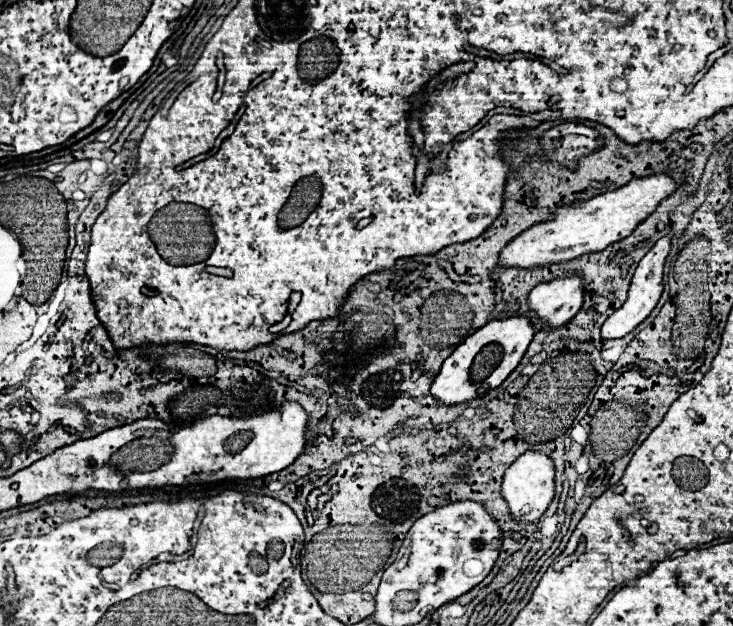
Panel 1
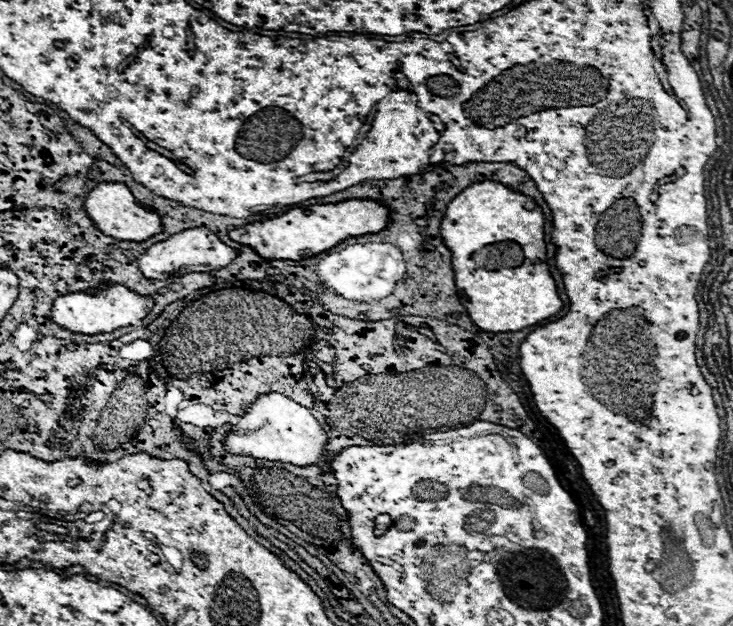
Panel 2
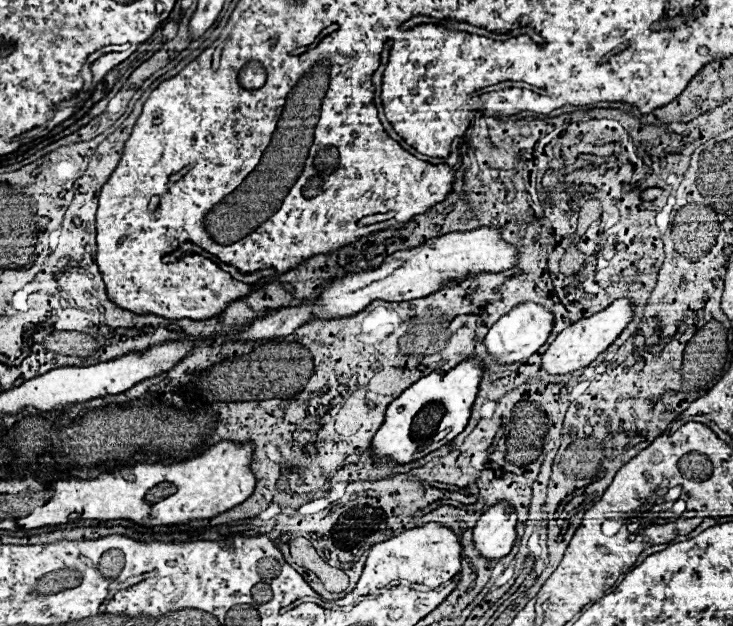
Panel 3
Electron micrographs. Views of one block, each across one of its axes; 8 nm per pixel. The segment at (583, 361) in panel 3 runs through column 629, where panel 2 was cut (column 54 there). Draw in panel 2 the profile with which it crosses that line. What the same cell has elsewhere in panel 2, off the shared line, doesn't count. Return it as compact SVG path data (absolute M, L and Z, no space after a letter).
M116 284L104 292L100 292L98 296L88 296L88 294L66 294L60 296L52 302L52 310L50 310L50 320L70 332L78 332L78 334L86 334L86 336L94 336L94 334L102 334L102 332L114 332L118 328L136 324L138 320L142 320L148 310L152 308L152 300L138 296L136 292L130 292L128 288Z

